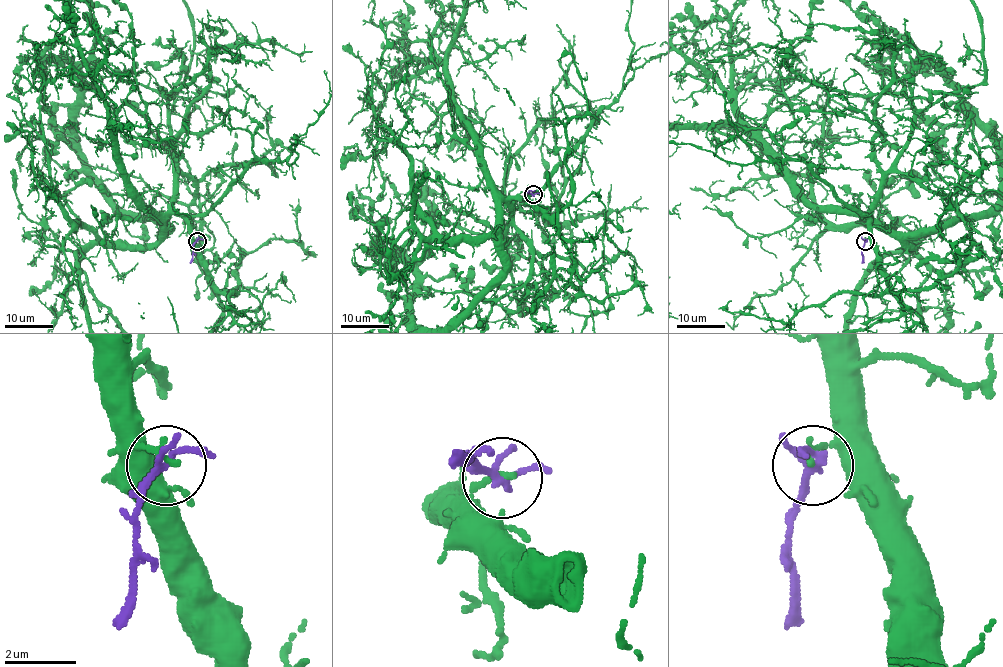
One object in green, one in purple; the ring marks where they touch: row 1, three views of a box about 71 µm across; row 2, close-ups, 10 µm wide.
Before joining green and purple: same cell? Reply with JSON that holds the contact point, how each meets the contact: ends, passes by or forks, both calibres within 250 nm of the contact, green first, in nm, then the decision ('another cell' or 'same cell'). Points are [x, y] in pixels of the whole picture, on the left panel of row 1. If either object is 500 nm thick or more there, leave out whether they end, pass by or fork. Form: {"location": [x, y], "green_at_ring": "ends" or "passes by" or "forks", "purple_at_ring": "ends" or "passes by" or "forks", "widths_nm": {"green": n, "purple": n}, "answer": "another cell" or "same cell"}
{"location": [197, 241], "green_at_ring": "ends", "purple_at_ring": "forks", "widths_nm": {"green": 180, "purple": 160}, "answer": "another cell"}

